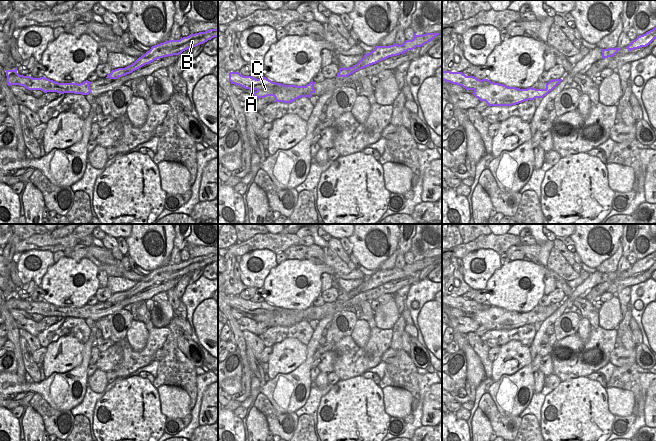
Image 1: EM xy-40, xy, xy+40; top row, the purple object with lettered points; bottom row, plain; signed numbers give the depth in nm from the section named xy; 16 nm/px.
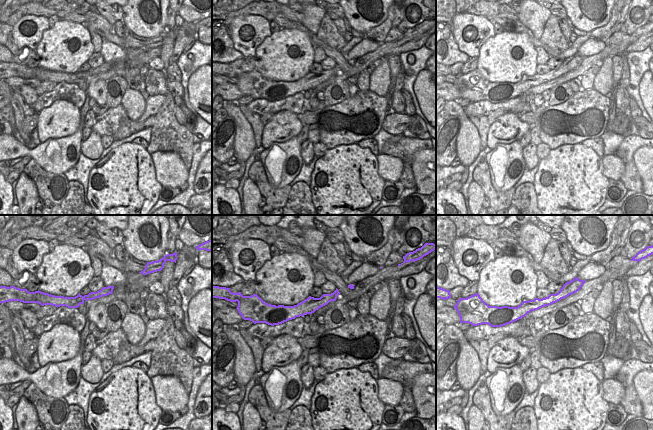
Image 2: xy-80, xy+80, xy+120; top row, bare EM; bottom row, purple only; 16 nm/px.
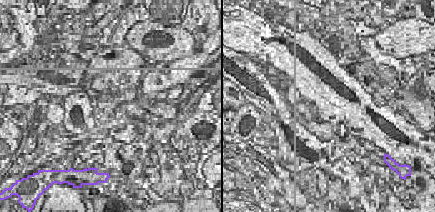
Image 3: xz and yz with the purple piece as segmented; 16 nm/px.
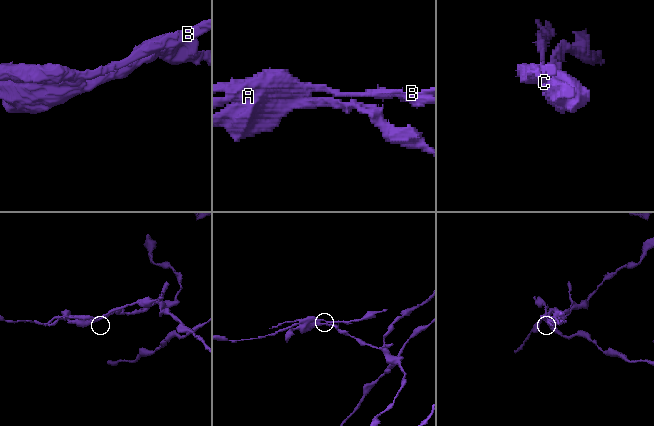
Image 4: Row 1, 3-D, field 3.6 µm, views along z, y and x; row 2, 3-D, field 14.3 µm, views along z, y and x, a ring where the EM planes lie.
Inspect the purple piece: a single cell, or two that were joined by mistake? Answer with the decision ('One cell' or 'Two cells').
Two cells

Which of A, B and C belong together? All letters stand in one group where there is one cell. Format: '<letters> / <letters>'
A B / C

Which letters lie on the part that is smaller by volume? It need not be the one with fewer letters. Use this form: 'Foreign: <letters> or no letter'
Foreign: A, B

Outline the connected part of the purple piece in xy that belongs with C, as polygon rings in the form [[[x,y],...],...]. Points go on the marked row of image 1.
[[[265,87],[264,90],[257,90],[252,95],[258,99],[267,96],[273,96],[275,98],[274,102],[283,102],[283,103],[291,103],[301,97],[308,97],[308,98],[311,97],[311,95],[307,93],[298,93],[293,92],[292,89],[280,89],[275,87],[271,88]]]

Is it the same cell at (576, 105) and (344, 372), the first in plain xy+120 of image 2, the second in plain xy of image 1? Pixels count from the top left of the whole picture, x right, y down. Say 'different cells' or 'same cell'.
same cell

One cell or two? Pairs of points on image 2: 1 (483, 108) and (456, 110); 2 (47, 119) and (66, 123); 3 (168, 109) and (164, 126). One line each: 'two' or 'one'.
1: two
2: one
3: one

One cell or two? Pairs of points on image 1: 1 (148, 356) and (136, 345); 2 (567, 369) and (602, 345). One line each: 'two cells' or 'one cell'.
1: two cells
2: one cell

